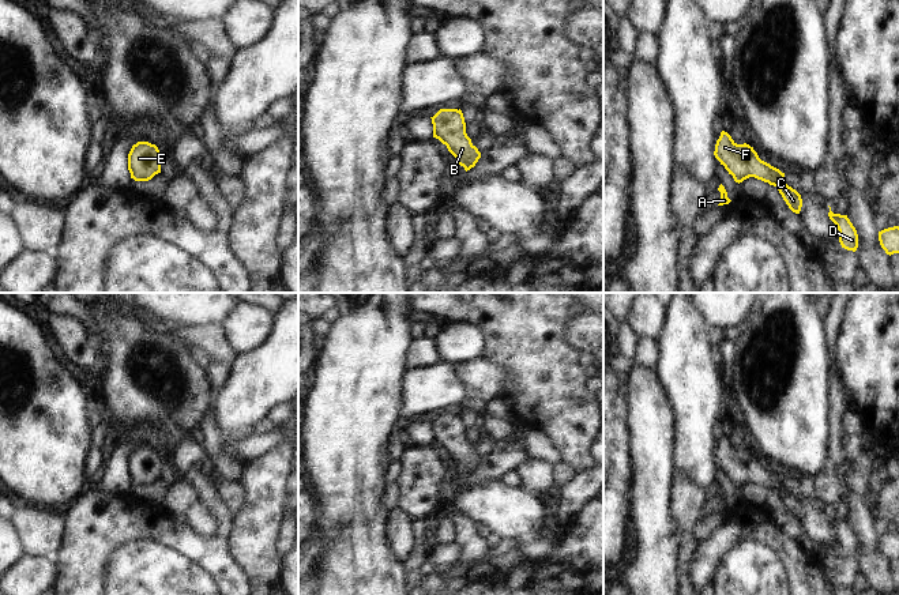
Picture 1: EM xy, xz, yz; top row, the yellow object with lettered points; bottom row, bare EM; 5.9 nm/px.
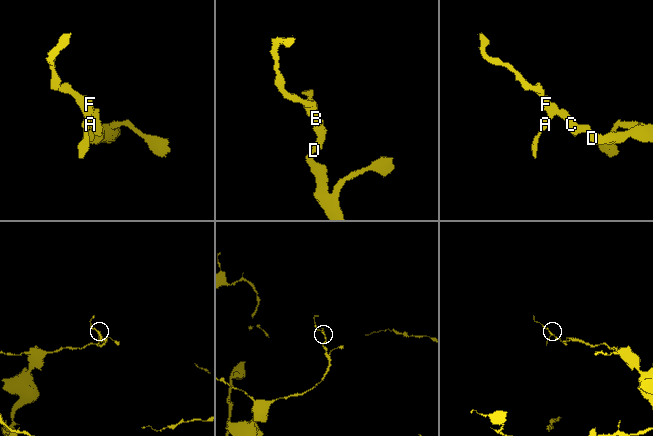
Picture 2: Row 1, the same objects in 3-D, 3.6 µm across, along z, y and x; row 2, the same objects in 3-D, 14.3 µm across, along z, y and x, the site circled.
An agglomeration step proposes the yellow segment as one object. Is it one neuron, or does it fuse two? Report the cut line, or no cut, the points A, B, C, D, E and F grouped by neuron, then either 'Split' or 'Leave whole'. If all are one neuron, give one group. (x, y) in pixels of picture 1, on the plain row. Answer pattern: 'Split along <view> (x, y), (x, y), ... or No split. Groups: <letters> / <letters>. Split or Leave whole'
No split. Groups: A B C D E F. Leave whole.

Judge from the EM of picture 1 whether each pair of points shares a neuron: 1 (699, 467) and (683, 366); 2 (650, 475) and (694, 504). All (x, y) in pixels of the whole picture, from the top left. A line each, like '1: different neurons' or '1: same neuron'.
1: same neuron
2: different neurons

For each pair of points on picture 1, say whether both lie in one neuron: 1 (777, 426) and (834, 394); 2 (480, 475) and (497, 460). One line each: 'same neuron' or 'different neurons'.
1: different neurons
2: same neuron

